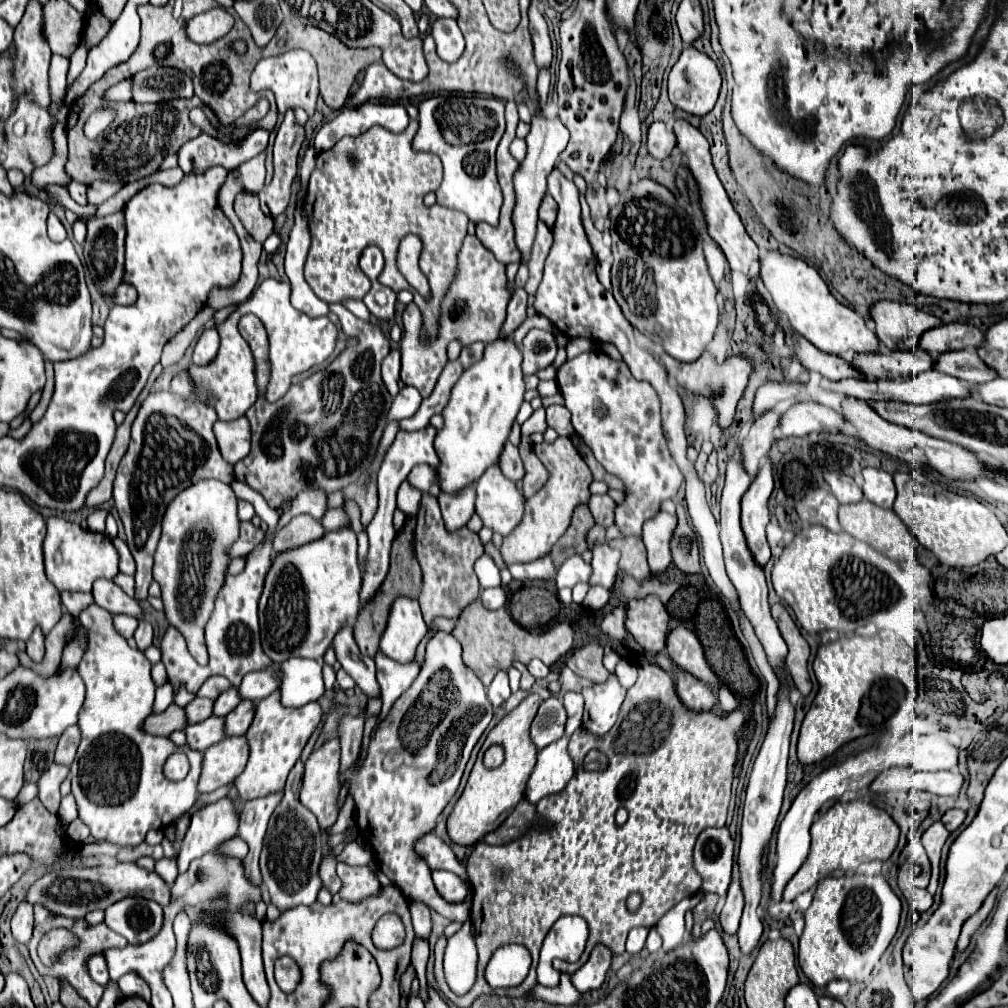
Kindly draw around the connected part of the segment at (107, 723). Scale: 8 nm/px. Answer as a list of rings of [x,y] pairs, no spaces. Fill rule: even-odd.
[[[92,604],[80,614],[80,622],[86,628],[86,632],[90,632],[90,636],[88,636],[88,648],[78,666],[78,674],[86,684],[86,700],[80,710],[80,720],[78,720],[80,746],[76,752],[76,760],[70,764],[70,778],[80,820],[90,828],[92,838],[108,840],[120,846],[138,846],[144,842],[148,830],[164,830],[178,816],[182,816],[194,806],[198,798],[196,784],[200,778],[202,752],[190,750],[188,746],[176,746],[172,744],[170,738],[152,736],[142,730],[142,722],[146,716],[152,714],[152,704],[154,704],[156,686],[150,676],[152,664],[140,650],[128,646],[126,638],[122,638],[116,632],[112,618],[114,616],[110,612],[106,612],[96,604]],[[174,752],[184,752],[190,760],[190,772],[180,782],[172,782],[164,776],[164,762]]]

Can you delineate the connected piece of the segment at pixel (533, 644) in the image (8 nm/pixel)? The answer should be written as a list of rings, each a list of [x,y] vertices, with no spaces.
[[[480,598],[476,602],[472,602],[460,614],[458,624],[452,630],[452,634],[462,644],[464,664],[476,672],[476,676],[482,680],[484,686],[490,686],[490,682],[498,670],[508,670],[512,666],[512,662],[516,660],[516,656],[518,656],[518,662],[522,662],[522,664],[528,664],[532,658],[540,658],[546,666],[552,666],[562,654],[568,654],[568,650],[572,648],[572,640],[574,640],[574,632],[566,622],[556,624],[548,632],[540,632],[540,634],[528,632],[526,628],[522,628],[520,624],[516,624],[512,620],[512,616],[506,608],[486,610],[482,606]]]

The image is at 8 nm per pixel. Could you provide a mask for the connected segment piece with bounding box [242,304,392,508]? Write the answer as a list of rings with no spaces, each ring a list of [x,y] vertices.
[[[342,304],[328,306],[338,316],[344,334],[358,338],[358,346],[346,348],[324,370],[318,370],[306,380],[292,384],[290,390],[274,404],[270,404],[260,394],[254,406],[246,412],[246,418],[252,428],[252,450],[242,460],[242,464],[246,466],[244,480],[252,490],[264,496],[270,508],[280,508],[286,500],[294,500],[302,490],[324,490],[326,494],[330,494],[358,482],[374,460],[382,432],[388,422],[392,396],[388,394],[380,376],[380,364],[390,352],[386,336],[382,334],[380,326],[356,318]]]

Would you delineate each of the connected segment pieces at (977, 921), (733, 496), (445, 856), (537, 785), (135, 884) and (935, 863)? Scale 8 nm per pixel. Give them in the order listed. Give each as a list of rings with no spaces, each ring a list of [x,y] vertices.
[[[992,892],[986,900],[984,900],[984,904],[982,904],[982,908],[974,914],[974,916],[970,916],[966,922],[964,922],[964,926],[962,926],[962,934],[960,934],[960,938],[958,938],[958,952],[962,952],[966,946],[968,946],[968,942],[970,942],[970,936],[976,932],[976,928],[986,920],[986,916],[990,914],[990,910],[992,910],[992,906],[994,906],[994,900],[996,900],[996,892]]]
[[[736,450],[736,454],[732,456],[732,460],[728,462],[728,470],[726,470],[726,484],[724,484],[724,490],[722,490],[722,500],[720,500],[720,540],[722,540],[722,548],[724,548],[724,562],[726,562],[726,572],[734,584],[734,588],[738,590],[740,594],[740,606],[746,614],[746,618],[750,620],[750,624],[754,626],[754,634],[758,636],[764,652],[766,652],[766,658],[768,658],[768,664],[772,666],[772,670],[786,670],[786,642],[782,640],[780,636],[780,630],[778,630],[778,624],[772,620],[770,616],[770,604],[768,604],[768,588],[766,588],[766,580],[764,580],[764,572],[762,568],[756,566],[748,546],[746,546],[746,540],[744,540],[744,532],[740,528],[740,500],[744,496],[744,492],[748,490],[750,486],[750,476],[746,474],[746,470],[742,470],[742,458],[740,458],[740,452]]]
[[[428,832],[426,836],[422,836],[420,840],[416,840],[414,852],[426,860],[430,870],[450,870],[454,874],[458,874],[466,884],[468,884],[468,876],[464,866],[458,862],[458,858],[454,856],[454,852],[450,850],[448,844],[444,844],[436,834]]]
[[[564,734],[560,740],[538,750],[538,762],[526,782],[524,792],[524,798],[528,802],[536,804],[544,796],[558,794],[558,790],[562,790],[574,776],[574,764],[566,750],[566,744],[568,736]]]
[[[118,862],[114,866],[96,868],[54,868],[30,886],[26,902],[42,904],[46,910],[64,918],[82,918],[92,910],[108,908],[110,904],[126,898],[128,894],[156,900],[160,906],[166,906],[170,902],[170,886],[156,872],[148,872],[134,862]]]
[[[934,822],[926,832],[924,832],[924,848],[928,852],[928,858],[932,862],[932,880],[930,880],[930,894],[936,892],[936,886],[938,886],[938,874],[940,874],[940,856],[942,856],[942,846],[944,842],[948,840],[950,832],[944,828],[942,822]]]

